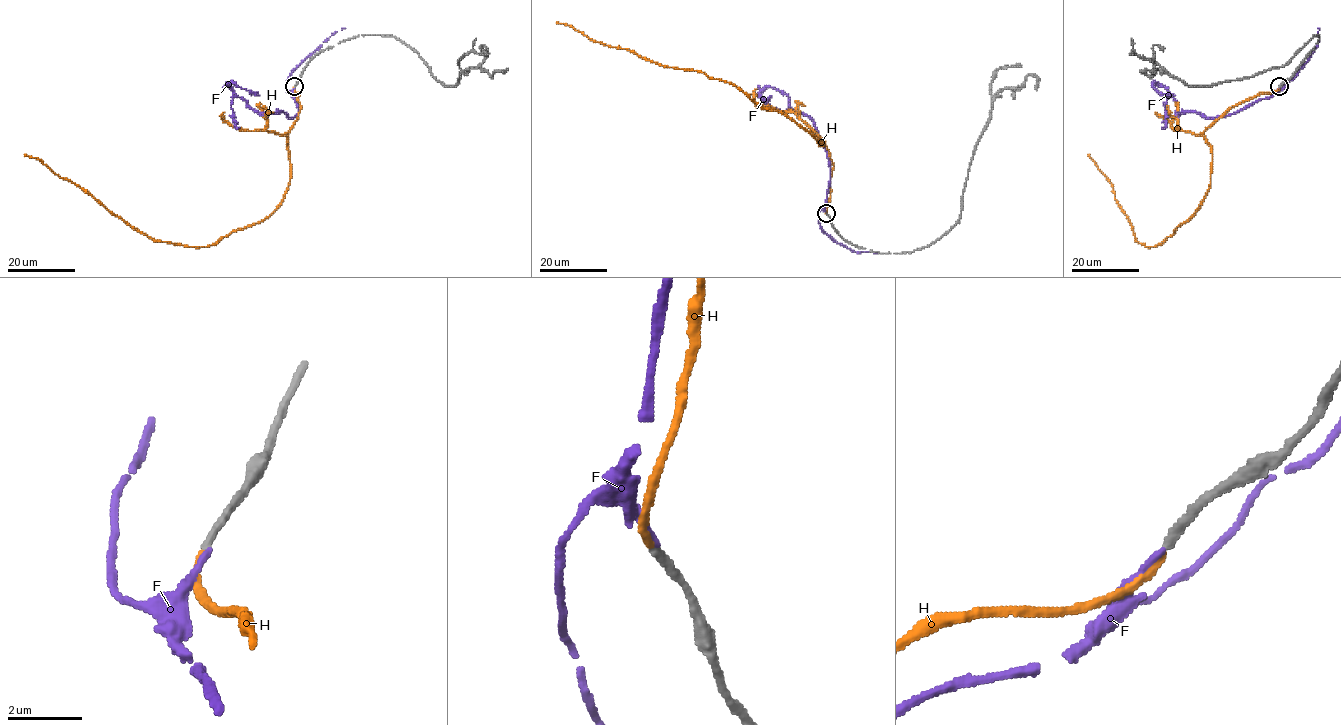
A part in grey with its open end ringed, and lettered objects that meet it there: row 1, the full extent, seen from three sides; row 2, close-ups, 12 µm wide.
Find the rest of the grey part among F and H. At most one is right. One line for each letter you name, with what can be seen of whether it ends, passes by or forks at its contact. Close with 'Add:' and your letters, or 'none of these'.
H: it ends
Add: H

